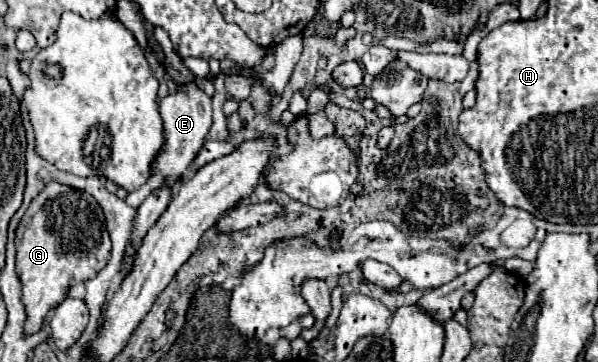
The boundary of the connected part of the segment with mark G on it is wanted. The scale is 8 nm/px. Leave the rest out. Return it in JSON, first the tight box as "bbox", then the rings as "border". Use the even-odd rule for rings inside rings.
{"bbox":[16,185,110,335],"border":[[[44,185],[26,209],[16,229],[16,273],[22,283],[22,305],[26,309],[24,335],[38,333],[50,309],[66,299],[72,285],[94,279],[110,259],[110,237],[100,205],[86,191],[60,185]]]}

